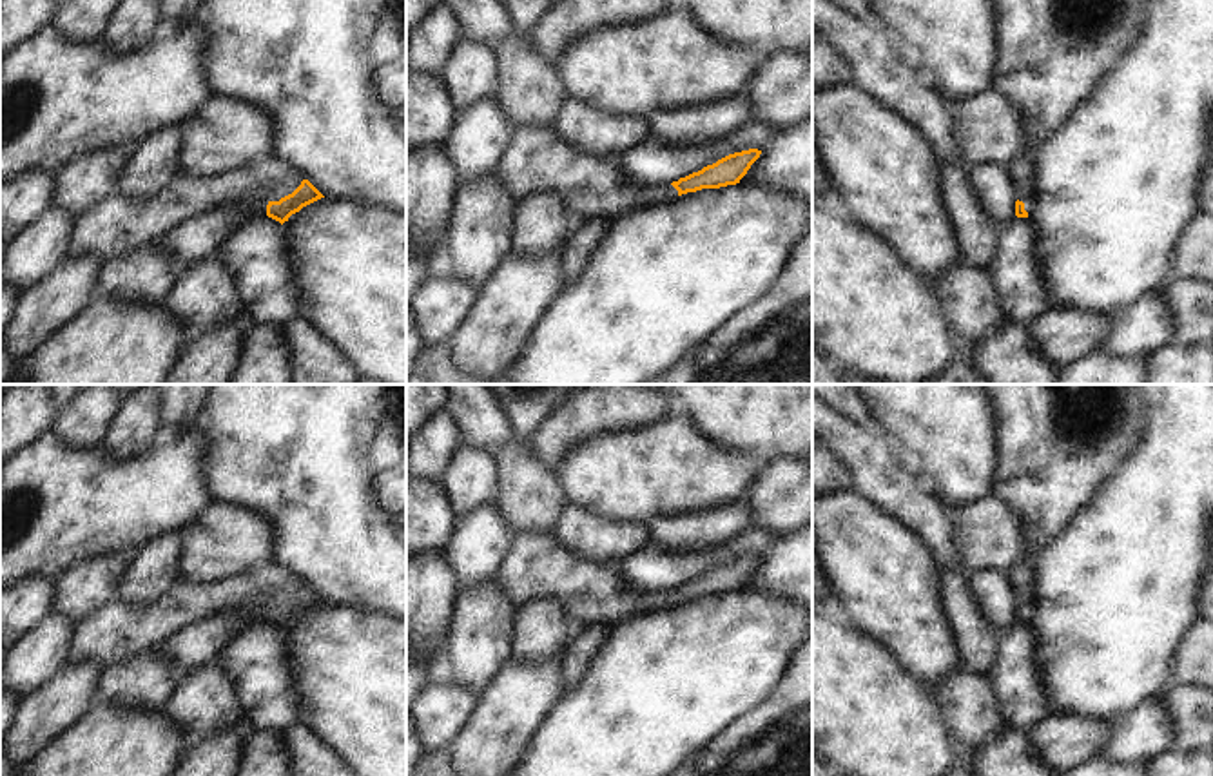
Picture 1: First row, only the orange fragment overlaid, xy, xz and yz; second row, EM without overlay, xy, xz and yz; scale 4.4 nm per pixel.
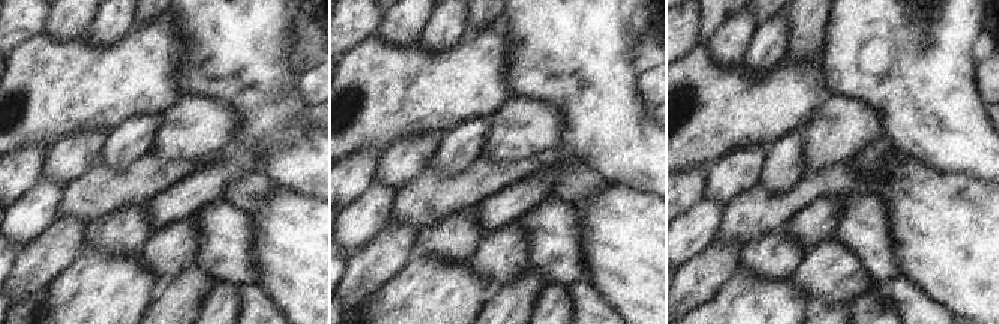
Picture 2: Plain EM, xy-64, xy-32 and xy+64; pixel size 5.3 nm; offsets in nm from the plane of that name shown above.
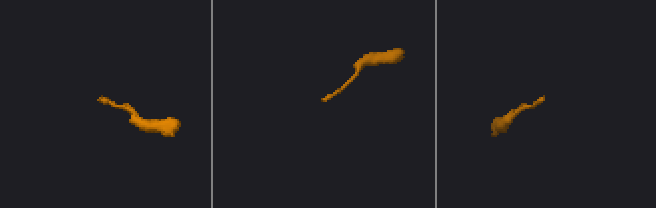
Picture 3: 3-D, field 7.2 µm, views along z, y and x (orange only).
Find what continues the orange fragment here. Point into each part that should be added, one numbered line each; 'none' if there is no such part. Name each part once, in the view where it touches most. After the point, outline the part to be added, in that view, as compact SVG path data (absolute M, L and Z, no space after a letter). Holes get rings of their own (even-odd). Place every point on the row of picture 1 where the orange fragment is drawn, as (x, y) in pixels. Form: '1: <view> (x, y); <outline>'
1: xy (118, 225); M272 156L219 178L178 172L152 199L112 192L76 218L67 256L98 256L103 265L158 241L190 218L238 205L265 218L267 205L292 194L303 179Z

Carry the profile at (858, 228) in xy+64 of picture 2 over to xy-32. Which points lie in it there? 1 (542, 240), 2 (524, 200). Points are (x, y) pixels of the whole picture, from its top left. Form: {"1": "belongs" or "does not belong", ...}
{"1": "belongs", "2": "does not belong"}

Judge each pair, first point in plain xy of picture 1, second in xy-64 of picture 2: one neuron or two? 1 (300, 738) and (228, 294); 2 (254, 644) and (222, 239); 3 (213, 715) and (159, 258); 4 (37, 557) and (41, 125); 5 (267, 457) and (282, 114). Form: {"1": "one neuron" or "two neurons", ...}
{"1": "two neurons", "2": "one neuron", "3": "one neuron", "4": "one neuron", "5": "one neuron"}

